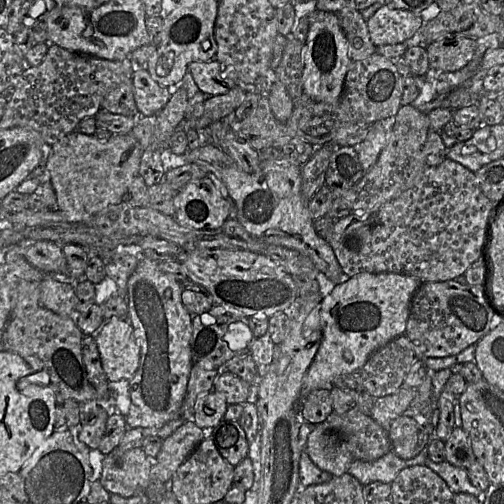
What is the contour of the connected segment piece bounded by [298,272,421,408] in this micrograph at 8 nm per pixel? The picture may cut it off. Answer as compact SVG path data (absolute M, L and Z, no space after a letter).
M393 272L360 273L345 282L336 282L335 288L322 298L320 304L323 336L304 376L298 408L302 398L309 393L320 388L330 388L337 377L359 371L377 349L405 334L411 300L420 285L421 281L416 277Z

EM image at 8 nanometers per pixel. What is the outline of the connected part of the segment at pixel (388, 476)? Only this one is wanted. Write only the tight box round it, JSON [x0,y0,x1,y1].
[347,447,427,486]

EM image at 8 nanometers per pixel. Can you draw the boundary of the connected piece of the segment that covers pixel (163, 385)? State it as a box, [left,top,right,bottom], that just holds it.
[125,259,194,428]

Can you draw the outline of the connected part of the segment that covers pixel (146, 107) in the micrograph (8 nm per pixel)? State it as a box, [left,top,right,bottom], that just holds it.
[131,67,171,115]

